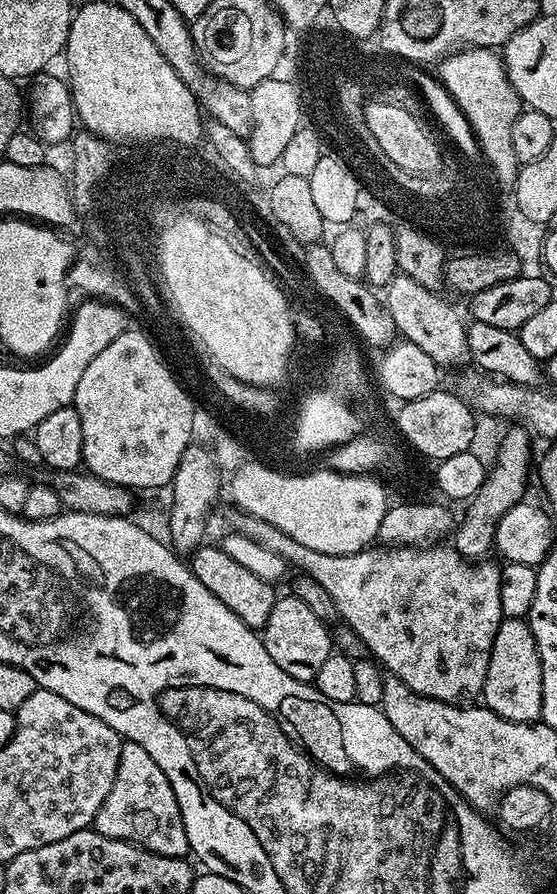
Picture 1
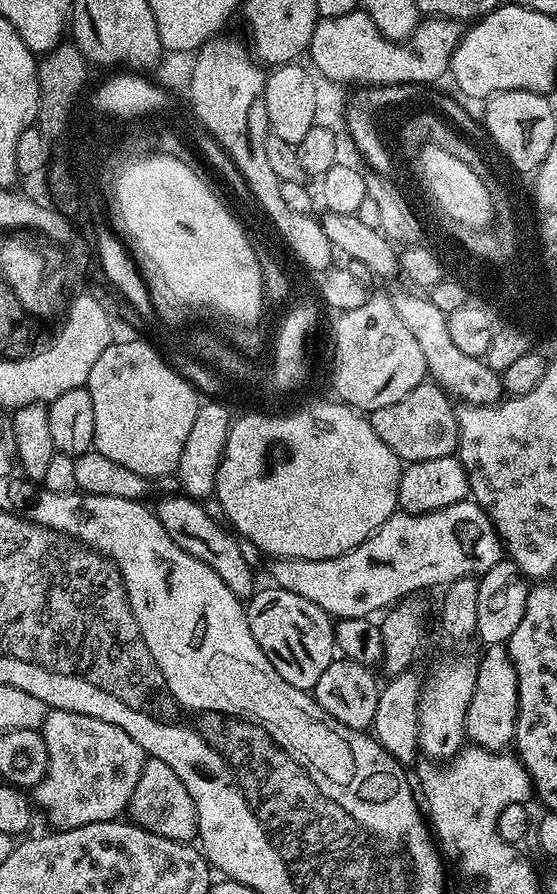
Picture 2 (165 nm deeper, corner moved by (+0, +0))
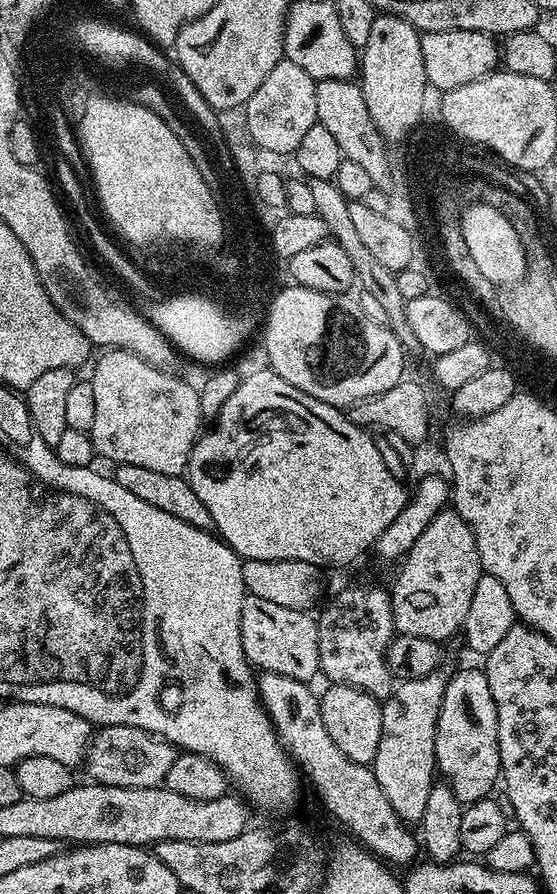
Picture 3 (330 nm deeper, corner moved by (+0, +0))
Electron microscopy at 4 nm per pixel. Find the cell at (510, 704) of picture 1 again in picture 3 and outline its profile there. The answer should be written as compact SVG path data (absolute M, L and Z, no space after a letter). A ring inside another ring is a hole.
M479 667L464 668L448 676L442 710L438 714L434 750L437 773L461 805L483 800L495 784L497 787L501 779L498 710L494 706L494 694L490 694L490 682L486 682L486 674Z

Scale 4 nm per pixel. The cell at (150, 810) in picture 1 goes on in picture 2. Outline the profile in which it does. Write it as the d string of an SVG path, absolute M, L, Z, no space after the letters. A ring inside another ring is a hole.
M145 759L142 774L138 778L138 786L134 786L134 794L130 798L126 812L131 823L162 838L170 838L183 844L197 839L198 814L194 810L194 802L190 794L186 794L182 778L178 778L178 774L174 774L174 770L170 770L170 766L166 766L166 762L161 760Z

